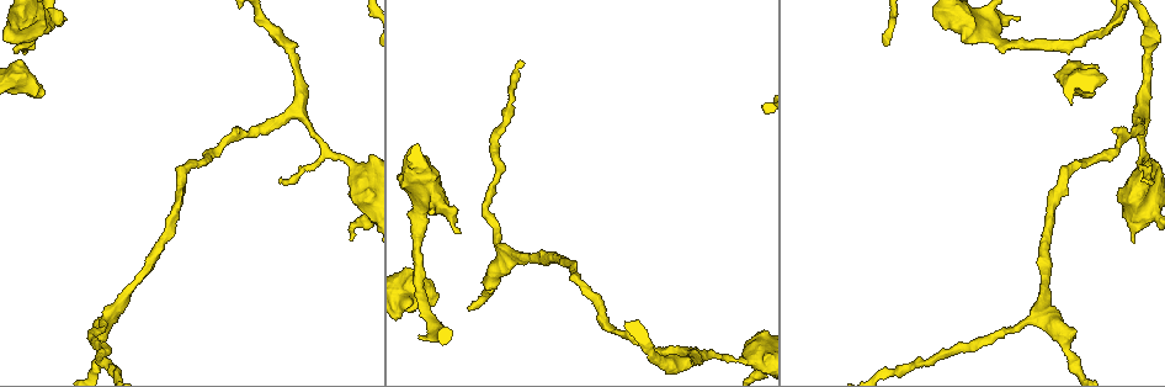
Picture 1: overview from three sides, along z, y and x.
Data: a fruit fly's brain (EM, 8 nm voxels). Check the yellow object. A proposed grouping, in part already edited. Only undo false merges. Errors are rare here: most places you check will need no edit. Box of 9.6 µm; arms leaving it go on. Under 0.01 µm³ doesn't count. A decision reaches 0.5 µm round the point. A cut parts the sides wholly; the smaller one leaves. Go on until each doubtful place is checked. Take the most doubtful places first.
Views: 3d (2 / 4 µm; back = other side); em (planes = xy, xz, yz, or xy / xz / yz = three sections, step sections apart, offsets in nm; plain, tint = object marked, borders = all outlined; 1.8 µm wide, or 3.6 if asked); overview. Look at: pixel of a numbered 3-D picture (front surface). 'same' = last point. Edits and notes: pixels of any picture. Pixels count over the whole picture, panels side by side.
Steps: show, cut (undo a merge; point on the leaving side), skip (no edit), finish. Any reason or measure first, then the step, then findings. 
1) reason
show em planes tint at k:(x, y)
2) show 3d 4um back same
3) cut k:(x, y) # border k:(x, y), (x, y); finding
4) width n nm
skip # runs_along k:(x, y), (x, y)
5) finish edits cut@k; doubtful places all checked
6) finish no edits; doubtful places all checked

branch point
show em yz step 8 tint at 1:(725, 359)

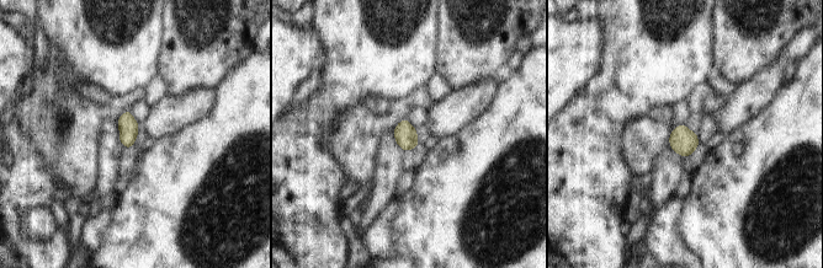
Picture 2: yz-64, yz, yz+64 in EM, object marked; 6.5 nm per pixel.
skip # all the same neuron

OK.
sudden change in width
show em yz step 8 tint at 1:(115, 306)

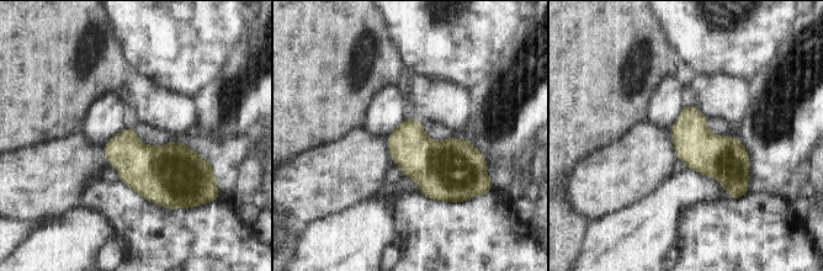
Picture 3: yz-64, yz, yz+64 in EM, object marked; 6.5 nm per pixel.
another direction
show em planes tint same

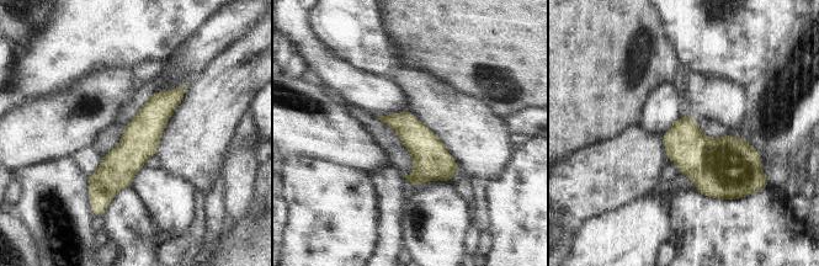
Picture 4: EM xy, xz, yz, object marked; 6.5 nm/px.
width 220 nm
skip # runs_along 4:(181, 90), (150, 121), (96, 198); continuous, no second neuron

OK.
branch point
show 3d 4um back at 1:(31, 82)

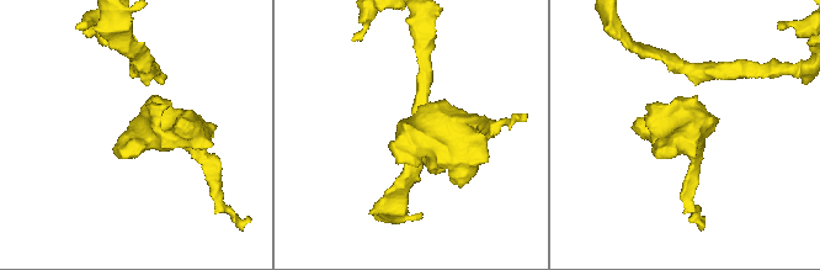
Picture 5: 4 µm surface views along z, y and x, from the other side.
show em 3.6um planes tint at 5:(686, 136)

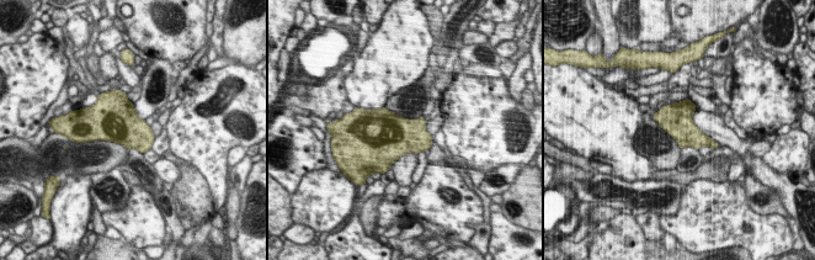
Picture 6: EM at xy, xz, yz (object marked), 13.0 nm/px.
skip # continuous, no second neuron

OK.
thick turns thin
show 3d 2um at 1:(58, 17)

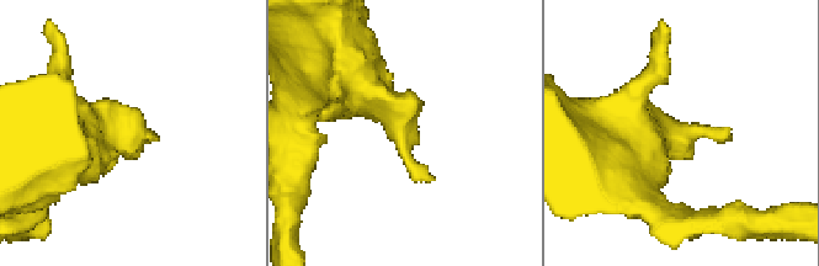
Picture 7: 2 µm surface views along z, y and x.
need the tissue
show em yz step 8 tint at 7:(666, 136)

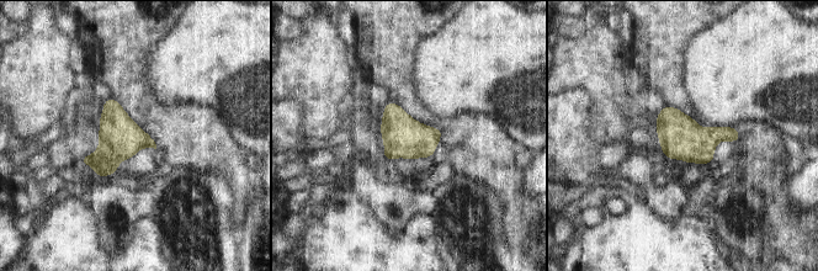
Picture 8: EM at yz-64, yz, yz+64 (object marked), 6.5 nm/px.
skip # continuous, no second neuron

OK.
finish no edits; doubtful places all checked

